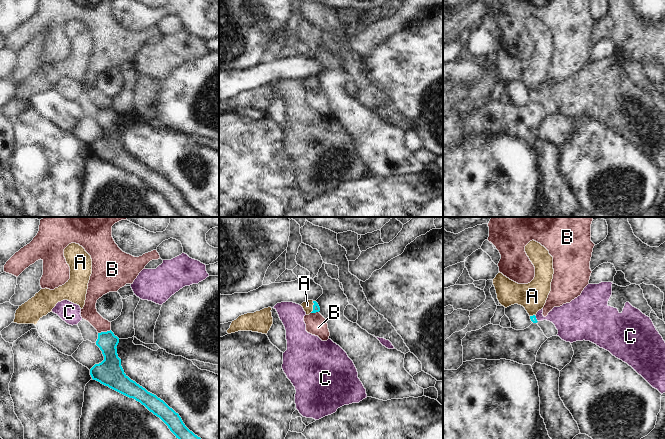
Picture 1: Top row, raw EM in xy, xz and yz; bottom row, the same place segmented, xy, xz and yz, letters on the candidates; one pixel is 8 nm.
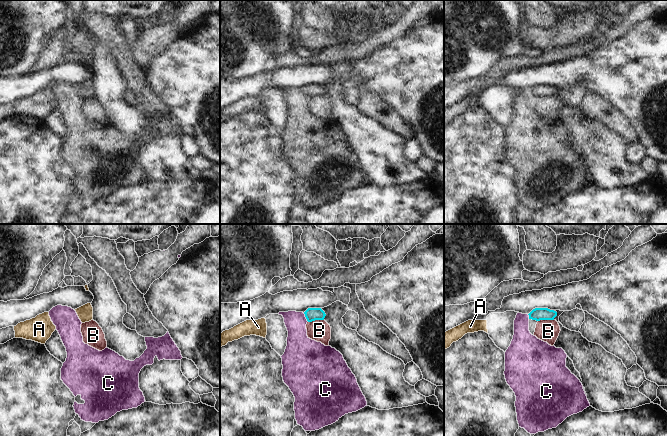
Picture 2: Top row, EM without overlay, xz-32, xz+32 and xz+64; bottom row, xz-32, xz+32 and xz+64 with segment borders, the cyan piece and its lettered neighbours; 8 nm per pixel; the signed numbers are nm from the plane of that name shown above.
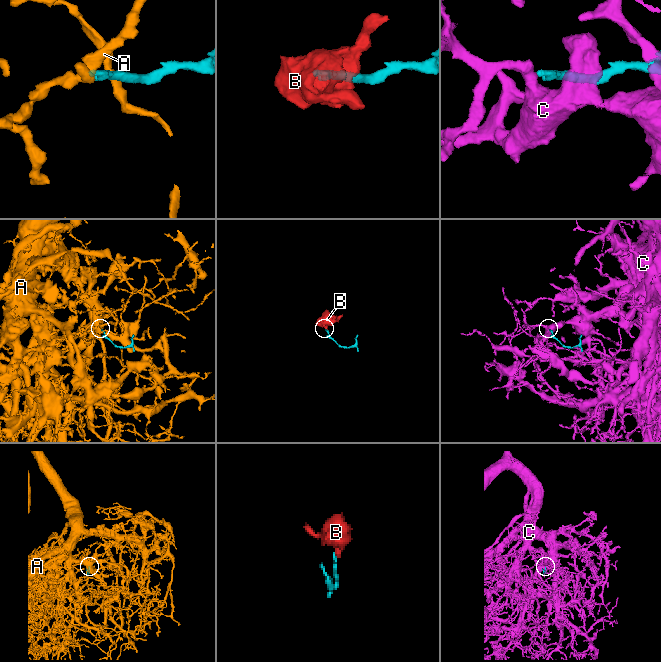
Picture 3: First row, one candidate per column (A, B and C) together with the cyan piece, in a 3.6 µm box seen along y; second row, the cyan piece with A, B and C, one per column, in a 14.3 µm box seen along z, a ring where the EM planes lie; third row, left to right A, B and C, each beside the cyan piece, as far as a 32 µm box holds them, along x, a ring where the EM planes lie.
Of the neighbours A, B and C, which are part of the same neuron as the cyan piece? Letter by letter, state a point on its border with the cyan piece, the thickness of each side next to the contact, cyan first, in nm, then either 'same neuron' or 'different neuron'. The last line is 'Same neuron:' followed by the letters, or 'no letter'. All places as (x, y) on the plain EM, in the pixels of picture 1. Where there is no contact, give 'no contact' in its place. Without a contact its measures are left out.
A: xz (313, 83) | 60/80 nm | same neuron
B: xy (104, 108) | 160/130 nm | different neuron
C: yz (535, 94) | 50/220 nm | different neuron
Same neuron: A

